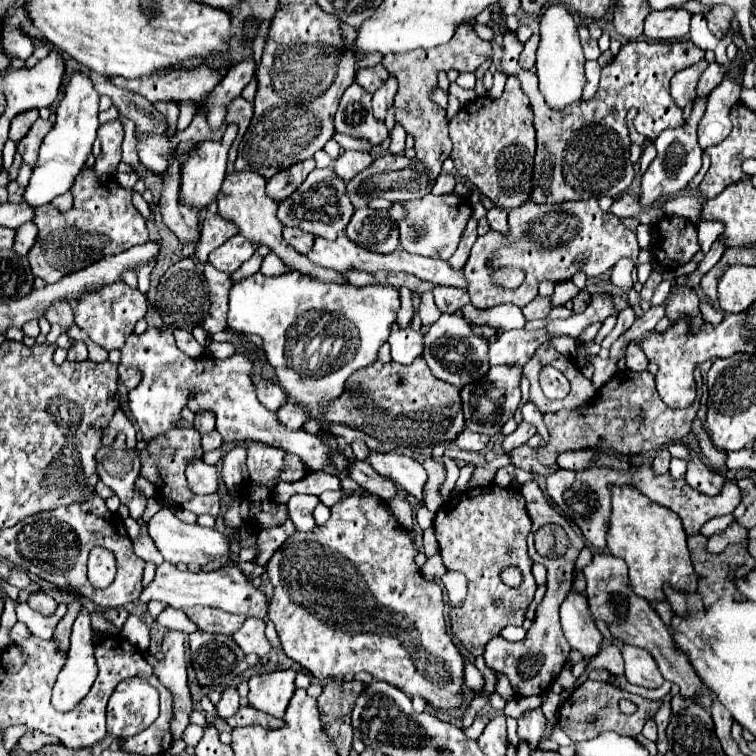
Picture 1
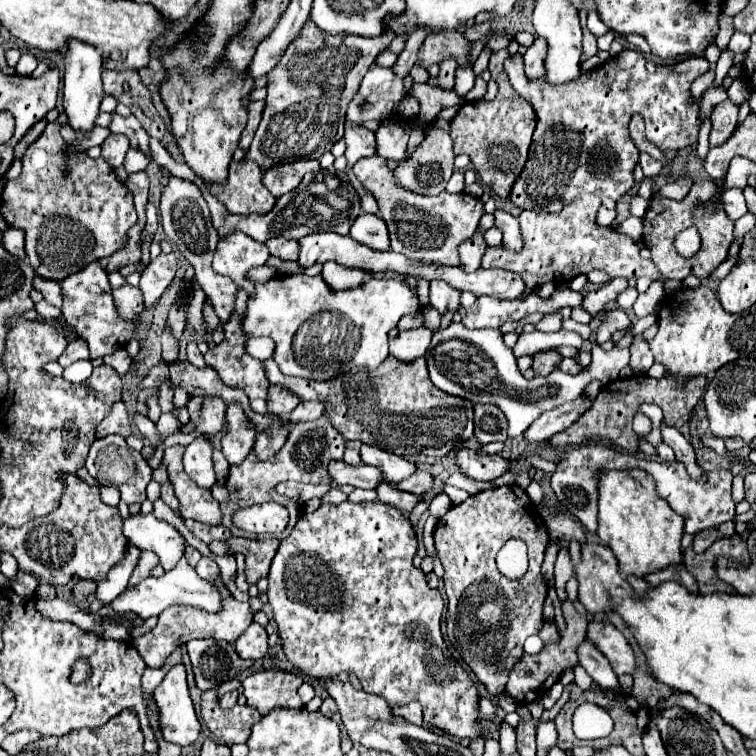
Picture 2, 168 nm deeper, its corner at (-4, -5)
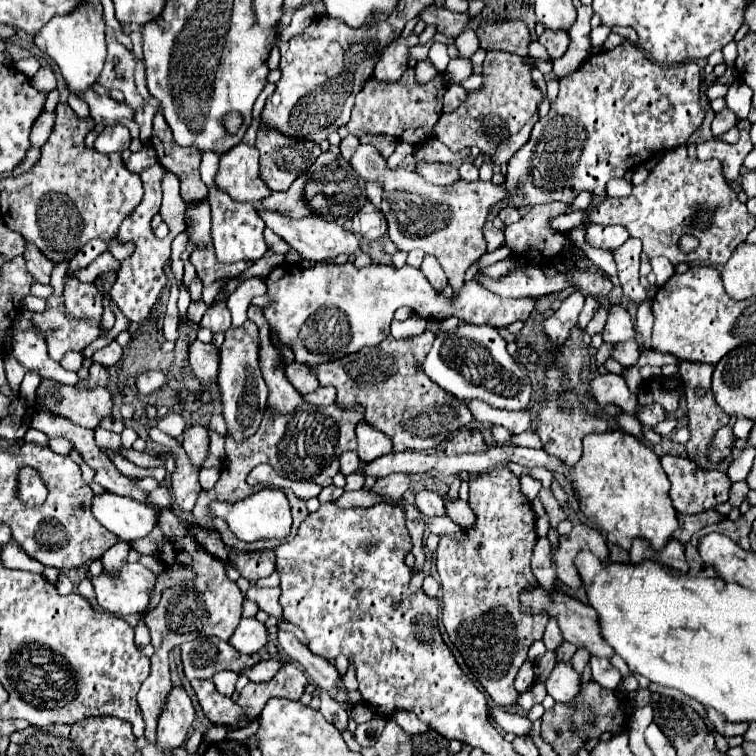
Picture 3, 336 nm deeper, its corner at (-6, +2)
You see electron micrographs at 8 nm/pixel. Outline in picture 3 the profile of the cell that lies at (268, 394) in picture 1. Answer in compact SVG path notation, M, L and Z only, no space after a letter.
M290 363L290 365L286 365L284 373L286 373L286 379L292 383L292 387L300 395L308 395L310 391L318 389L318 379L316 379L316 375L306 365Z

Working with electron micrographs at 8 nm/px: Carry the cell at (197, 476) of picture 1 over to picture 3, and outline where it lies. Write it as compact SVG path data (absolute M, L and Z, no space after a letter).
M192 425L184 431L184 441L182 441L186 455L194 463L194 467L202 469L204 461L208 457L208 447L210 447L210 433L202 425Z

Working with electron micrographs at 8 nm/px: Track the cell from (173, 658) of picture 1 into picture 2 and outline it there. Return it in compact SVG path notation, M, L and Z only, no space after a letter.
M182 664L174 666L154 690L154 700L160 712L160 730L164 740L190 746L200 734L200 722L188 694L186 670Z

